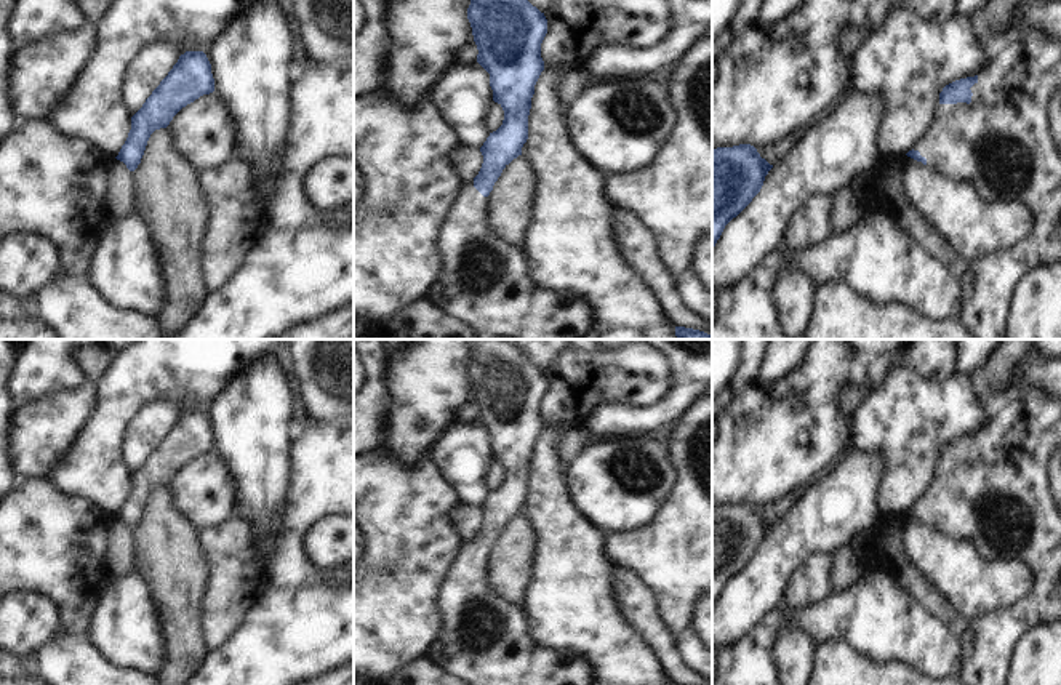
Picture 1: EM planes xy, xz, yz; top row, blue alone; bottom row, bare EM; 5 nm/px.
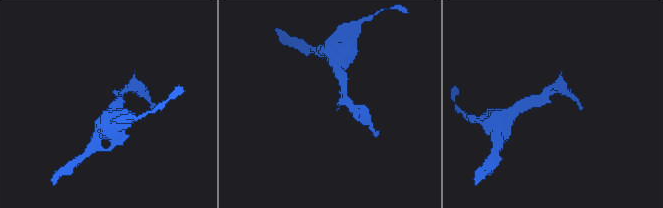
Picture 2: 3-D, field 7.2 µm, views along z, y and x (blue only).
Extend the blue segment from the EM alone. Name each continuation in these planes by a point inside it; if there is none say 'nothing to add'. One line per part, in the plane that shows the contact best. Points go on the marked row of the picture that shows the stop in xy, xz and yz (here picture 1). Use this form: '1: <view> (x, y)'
1: yz (1000, 144)

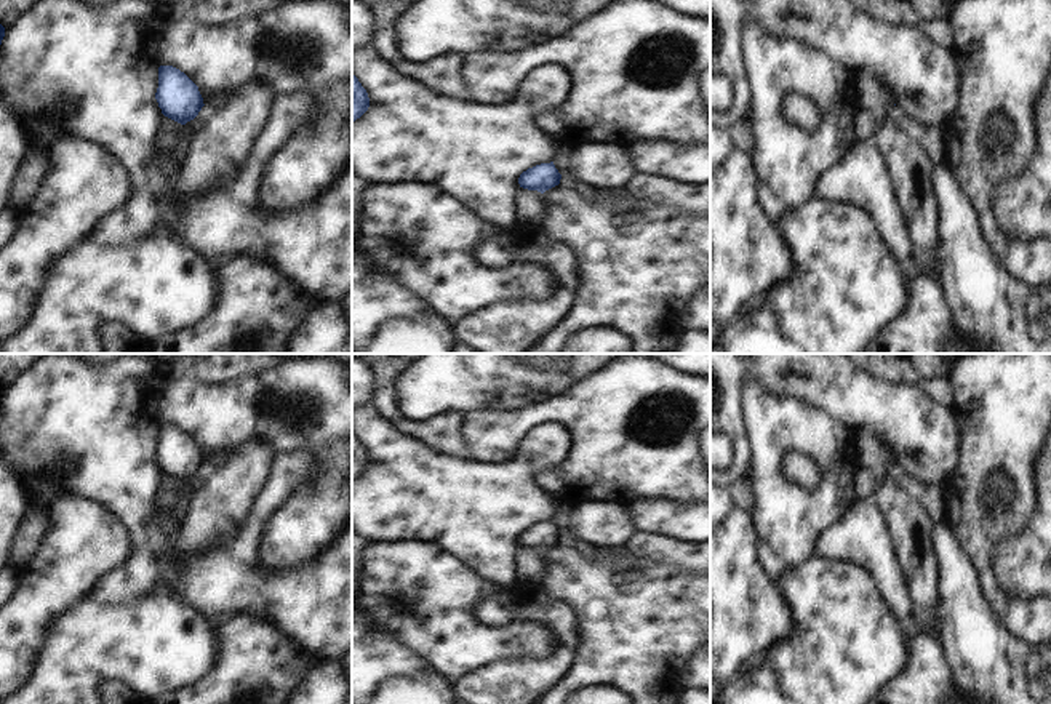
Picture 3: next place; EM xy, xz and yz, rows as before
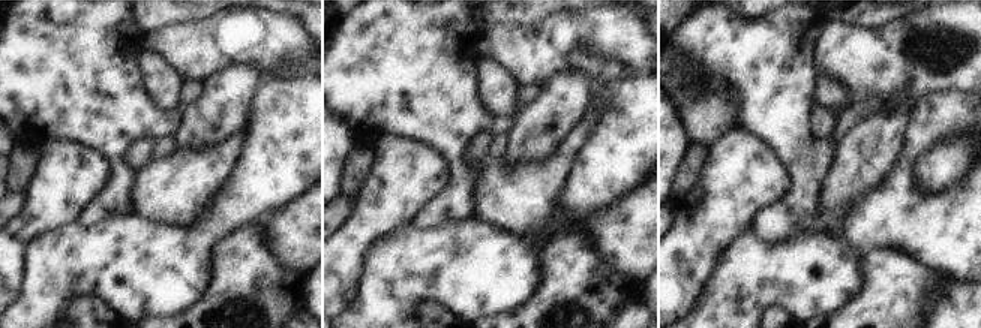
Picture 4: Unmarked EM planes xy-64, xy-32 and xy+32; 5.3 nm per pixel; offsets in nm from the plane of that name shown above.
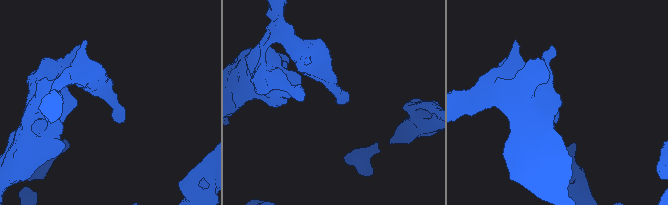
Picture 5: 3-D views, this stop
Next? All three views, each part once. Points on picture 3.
nothing to add

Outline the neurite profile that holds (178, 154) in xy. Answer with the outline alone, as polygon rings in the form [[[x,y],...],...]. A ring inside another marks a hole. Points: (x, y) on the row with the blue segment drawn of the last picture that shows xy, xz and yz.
[[[203,106],[198,115],[184,125],[186,134],[178,138],[178,144],[168,158],[173,168],[182,165],[192,134],[197,131],[198,125],[211,114],[211,110],[213,109],[210,109],[208,106]]]

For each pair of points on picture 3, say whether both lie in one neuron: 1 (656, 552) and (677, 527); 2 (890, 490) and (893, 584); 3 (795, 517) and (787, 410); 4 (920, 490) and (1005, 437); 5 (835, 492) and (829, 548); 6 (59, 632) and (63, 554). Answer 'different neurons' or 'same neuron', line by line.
1: different neurons
2: different neurons
3: same neuron
4: different neurons
5: different neurons
6: different neurons

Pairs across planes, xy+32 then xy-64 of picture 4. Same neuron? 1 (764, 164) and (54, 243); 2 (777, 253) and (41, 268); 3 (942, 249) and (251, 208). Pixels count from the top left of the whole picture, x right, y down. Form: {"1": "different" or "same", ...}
{"1": "different", "2": "same", "3": "different"}

